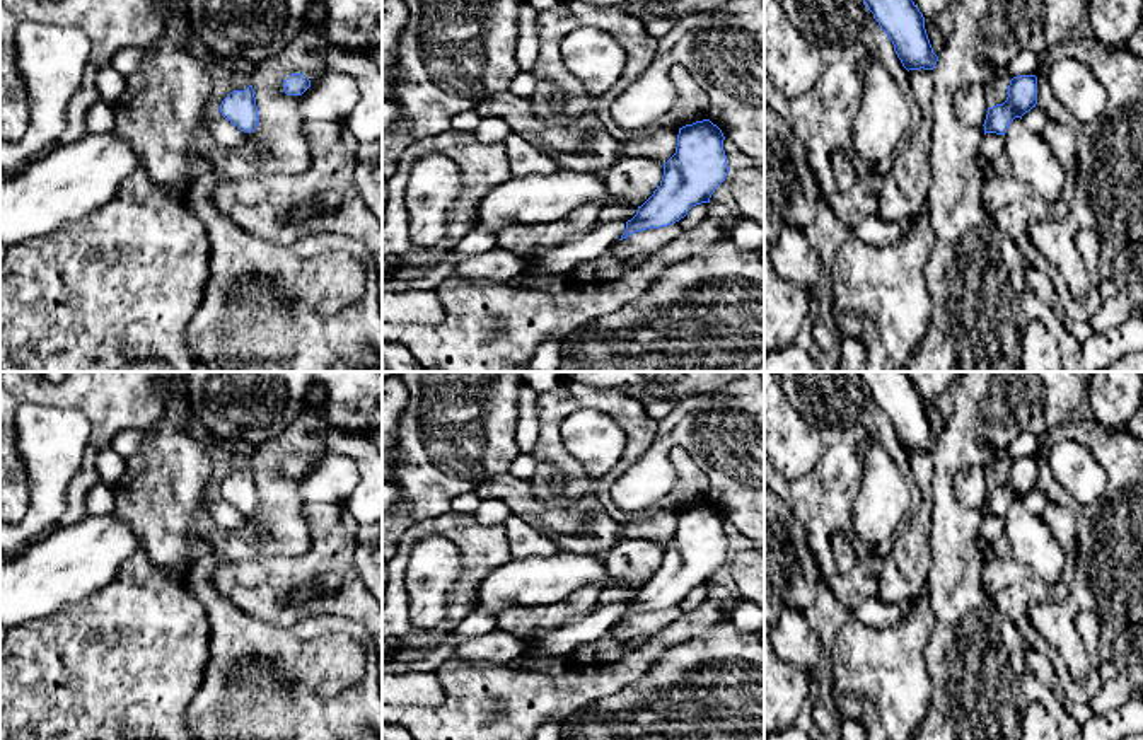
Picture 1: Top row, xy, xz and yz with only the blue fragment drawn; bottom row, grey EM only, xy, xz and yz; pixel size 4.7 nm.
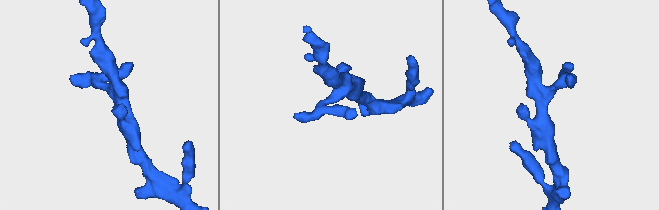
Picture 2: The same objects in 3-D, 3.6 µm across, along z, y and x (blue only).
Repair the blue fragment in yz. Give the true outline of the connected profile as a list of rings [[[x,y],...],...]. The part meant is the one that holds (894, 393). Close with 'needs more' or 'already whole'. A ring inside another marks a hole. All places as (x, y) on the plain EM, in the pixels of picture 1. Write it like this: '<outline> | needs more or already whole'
[[[860,372],[865,389],[889,418],[902,448],[933,452],[938,438],[930,426],[925,399],[904,372]]] | already whole

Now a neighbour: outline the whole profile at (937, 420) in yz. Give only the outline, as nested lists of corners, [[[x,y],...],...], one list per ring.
[[[925,399],[925,411],[926,411],[930,426],[933,430],[933,435],[938,438],[945,431],[947,418],[937,408],[937,402],[935,401],[926,401]]]

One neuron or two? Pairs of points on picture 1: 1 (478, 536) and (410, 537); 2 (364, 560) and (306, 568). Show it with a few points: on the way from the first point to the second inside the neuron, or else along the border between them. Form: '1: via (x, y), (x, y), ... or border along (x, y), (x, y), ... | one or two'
1: via (461, 529), (427, 527) | one
2: border along (359, 526), (352, 570) | two

